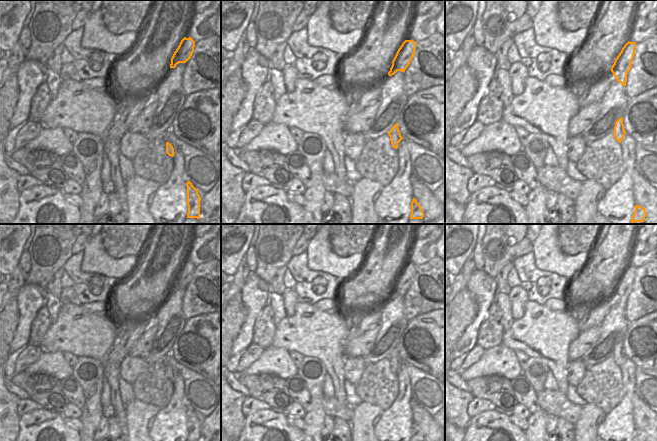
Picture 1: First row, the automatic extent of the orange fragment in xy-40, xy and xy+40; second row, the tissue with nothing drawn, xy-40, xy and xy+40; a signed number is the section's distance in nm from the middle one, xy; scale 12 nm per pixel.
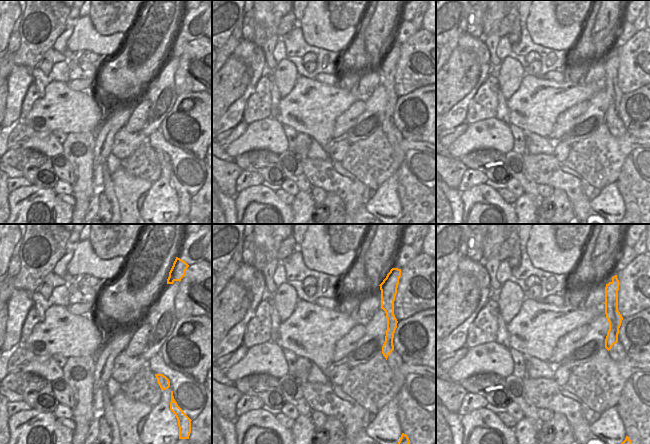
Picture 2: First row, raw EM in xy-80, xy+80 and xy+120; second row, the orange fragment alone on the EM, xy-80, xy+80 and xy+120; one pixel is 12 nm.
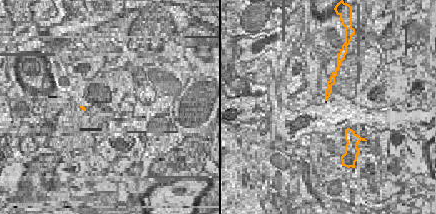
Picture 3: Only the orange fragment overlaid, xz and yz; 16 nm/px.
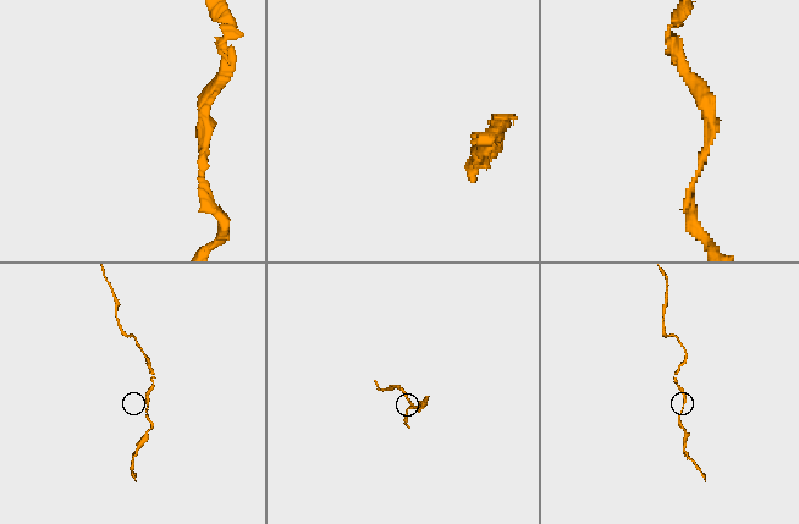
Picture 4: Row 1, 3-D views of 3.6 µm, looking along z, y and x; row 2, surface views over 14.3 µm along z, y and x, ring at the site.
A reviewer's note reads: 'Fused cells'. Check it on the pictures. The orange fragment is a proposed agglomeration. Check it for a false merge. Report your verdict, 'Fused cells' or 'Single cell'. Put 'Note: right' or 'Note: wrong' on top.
Note: wrong
Single cell.

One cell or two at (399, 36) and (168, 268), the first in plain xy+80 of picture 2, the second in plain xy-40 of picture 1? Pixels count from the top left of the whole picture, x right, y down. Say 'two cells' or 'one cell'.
two cells

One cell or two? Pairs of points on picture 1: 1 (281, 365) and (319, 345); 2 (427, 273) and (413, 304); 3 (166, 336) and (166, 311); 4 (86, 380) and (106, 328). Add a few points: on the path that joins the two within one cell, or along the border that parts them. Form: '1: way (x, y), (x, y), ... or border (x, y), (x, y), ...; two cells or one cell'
1: border (271, 346), (280, 346), (289, 352); two cells
2: way (418, 277), (418, 295); one cell
3: way (166, 330), (166, 317); one cell
4: border (78, 356), (96, 358), (102, 364), (104, 377); two cells

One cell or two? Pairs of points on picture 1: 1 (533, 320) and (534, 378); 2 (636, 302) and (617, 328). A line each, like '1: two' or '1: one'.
1: two
2: two

